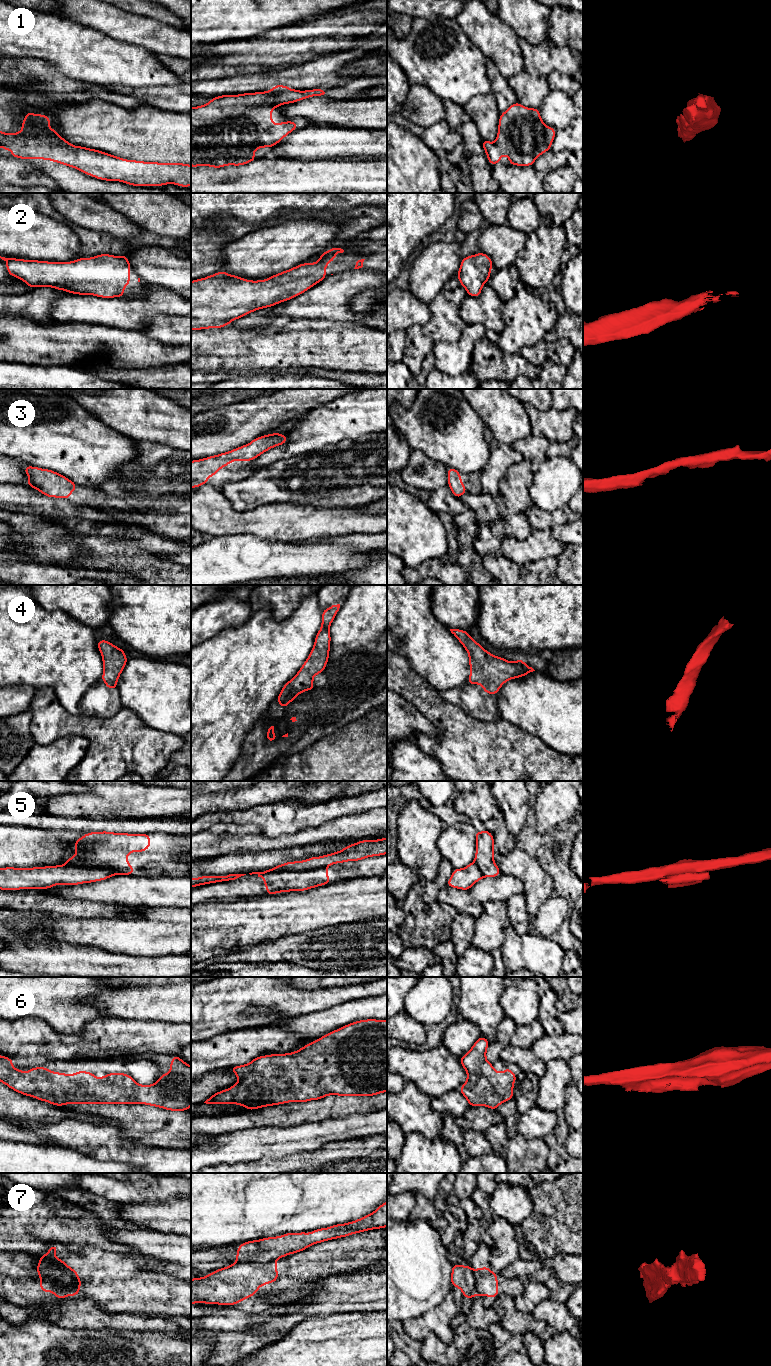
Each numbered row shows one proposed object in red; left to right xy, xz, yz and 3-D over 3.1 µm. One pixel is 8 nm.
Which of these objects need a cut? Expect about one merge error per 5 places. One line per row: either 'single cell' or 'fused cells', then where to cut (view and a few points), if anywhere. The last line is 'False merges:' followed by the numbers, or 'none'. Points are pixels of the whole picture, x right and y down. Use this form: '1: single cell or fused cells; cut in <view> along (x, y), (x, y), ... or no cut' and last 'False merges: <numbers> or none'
1: single cell; no cut
2: single cell; no cut
3: single cell; no cut
4: single cell; no cut
5: fused cells; cut in xz along (325, 866), (299, 871), (261, 872), (258, 874)
6: single cell; no cut
7: fused cells; cut in xy along (49, 1262), (59, 1267), (72, 1280), (71, 1286), (78, 1294)
False merges: 5, 7

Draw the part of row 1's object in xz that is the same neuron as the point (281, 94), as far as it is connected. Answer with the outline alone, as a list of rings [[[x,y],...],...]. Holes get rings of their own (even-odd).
[[[275,85],[265,92],[216,96],[207,104],[191,107],[191,166],[221,168],[245,165],[257,160],[254,156],[256,149],[273,148],[290,132],[298,129],[294,121],[273,124],[272,107],[277,109],[279,105],[324,94],[321,89],[299,91],[285,85]]]

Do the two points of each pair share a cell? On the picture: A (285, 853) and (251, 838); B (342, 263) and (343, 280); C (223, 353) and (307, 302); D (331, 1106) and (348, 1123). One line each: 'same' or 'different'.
A: different
B: different
C: different
D: different

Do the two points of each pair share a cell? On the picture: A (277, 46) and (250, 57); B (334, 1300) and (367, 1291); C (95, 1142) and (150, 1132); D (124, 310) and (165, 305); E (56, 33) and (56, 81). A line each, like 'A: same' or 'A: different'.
A: same
B: same
C: different
D: same
E: different

